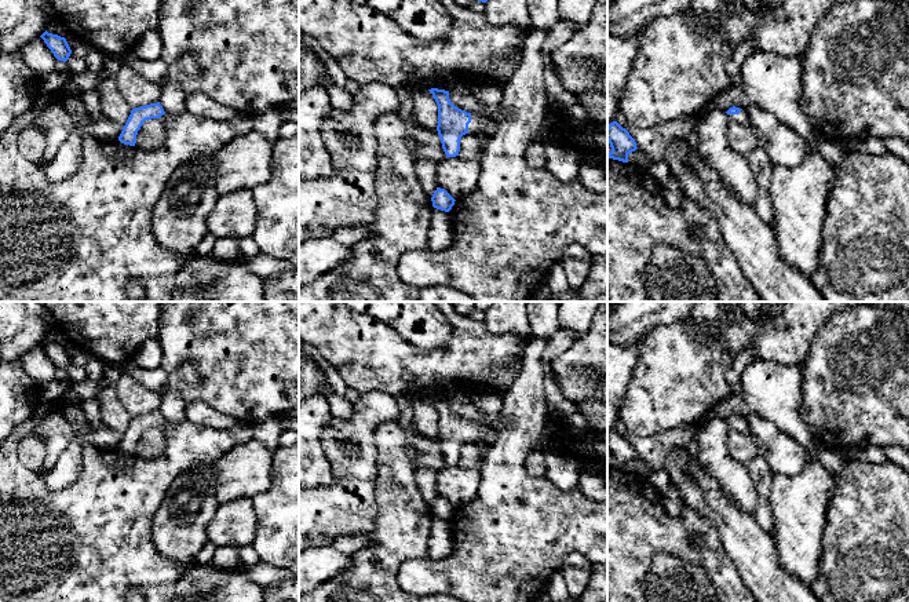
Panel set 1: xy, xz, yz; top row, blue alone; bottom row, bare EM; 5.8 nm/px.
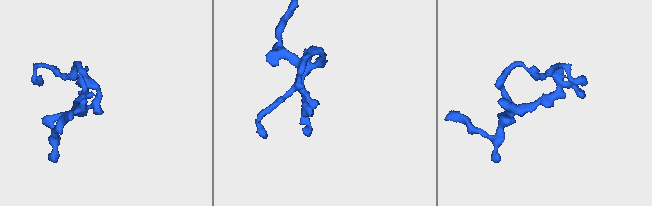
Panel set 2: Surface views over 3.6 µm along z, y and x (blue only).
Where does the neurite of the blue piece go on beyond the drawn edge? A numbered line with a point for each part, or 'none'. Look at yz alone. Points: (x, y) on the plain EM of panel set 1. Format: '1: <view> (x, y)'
1: yz (743, 426)

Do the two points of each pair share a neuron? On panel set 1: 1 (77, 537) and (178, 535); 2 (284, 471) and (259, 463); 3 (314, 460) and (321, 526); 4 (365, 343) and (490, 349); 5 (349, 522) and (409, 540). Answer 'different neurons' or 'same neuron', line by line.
1: different neurons
2: different neurons
3: different neurons
4: same neuron
5: different neurons

